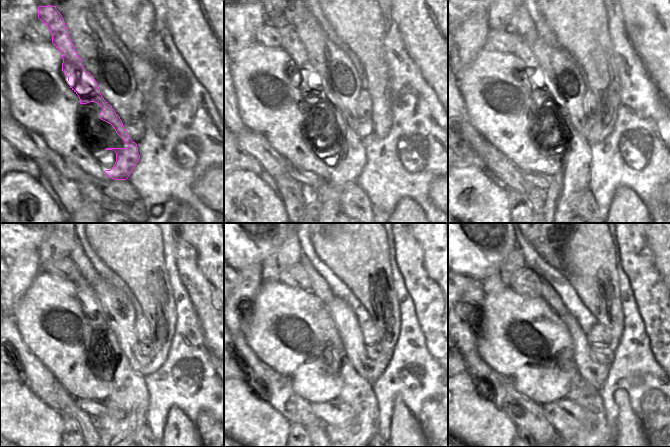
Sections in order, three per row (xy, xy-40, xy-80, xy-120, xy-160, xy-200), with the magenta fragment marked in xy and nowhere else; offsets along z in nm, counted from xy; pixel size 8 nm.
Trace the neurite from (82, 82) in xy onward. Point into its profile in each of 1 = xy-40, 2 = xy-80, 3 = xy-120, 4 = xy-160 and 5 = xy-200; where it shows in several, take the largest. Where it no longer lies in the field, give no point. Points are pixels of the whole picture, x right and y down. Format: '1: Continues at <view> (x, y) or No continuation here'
1: Continues at xy-40 (352, 160)
2: Continues at xy-80 (573, 177)
3: Continues at xy-120 (127, 406)
4: Continues at xy-160 (357, 392)
5: Continues at xy-200 (586, 396).

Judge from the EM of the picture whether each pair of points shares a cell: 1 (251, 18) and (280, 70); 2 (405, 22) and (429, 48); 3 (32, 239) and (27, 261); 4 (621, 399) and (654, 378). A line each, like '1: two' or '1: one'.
1: two
2: one
3: two
4: two

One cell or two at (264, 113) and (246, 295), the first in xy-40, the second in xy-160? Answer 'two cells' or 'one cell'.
two cells

